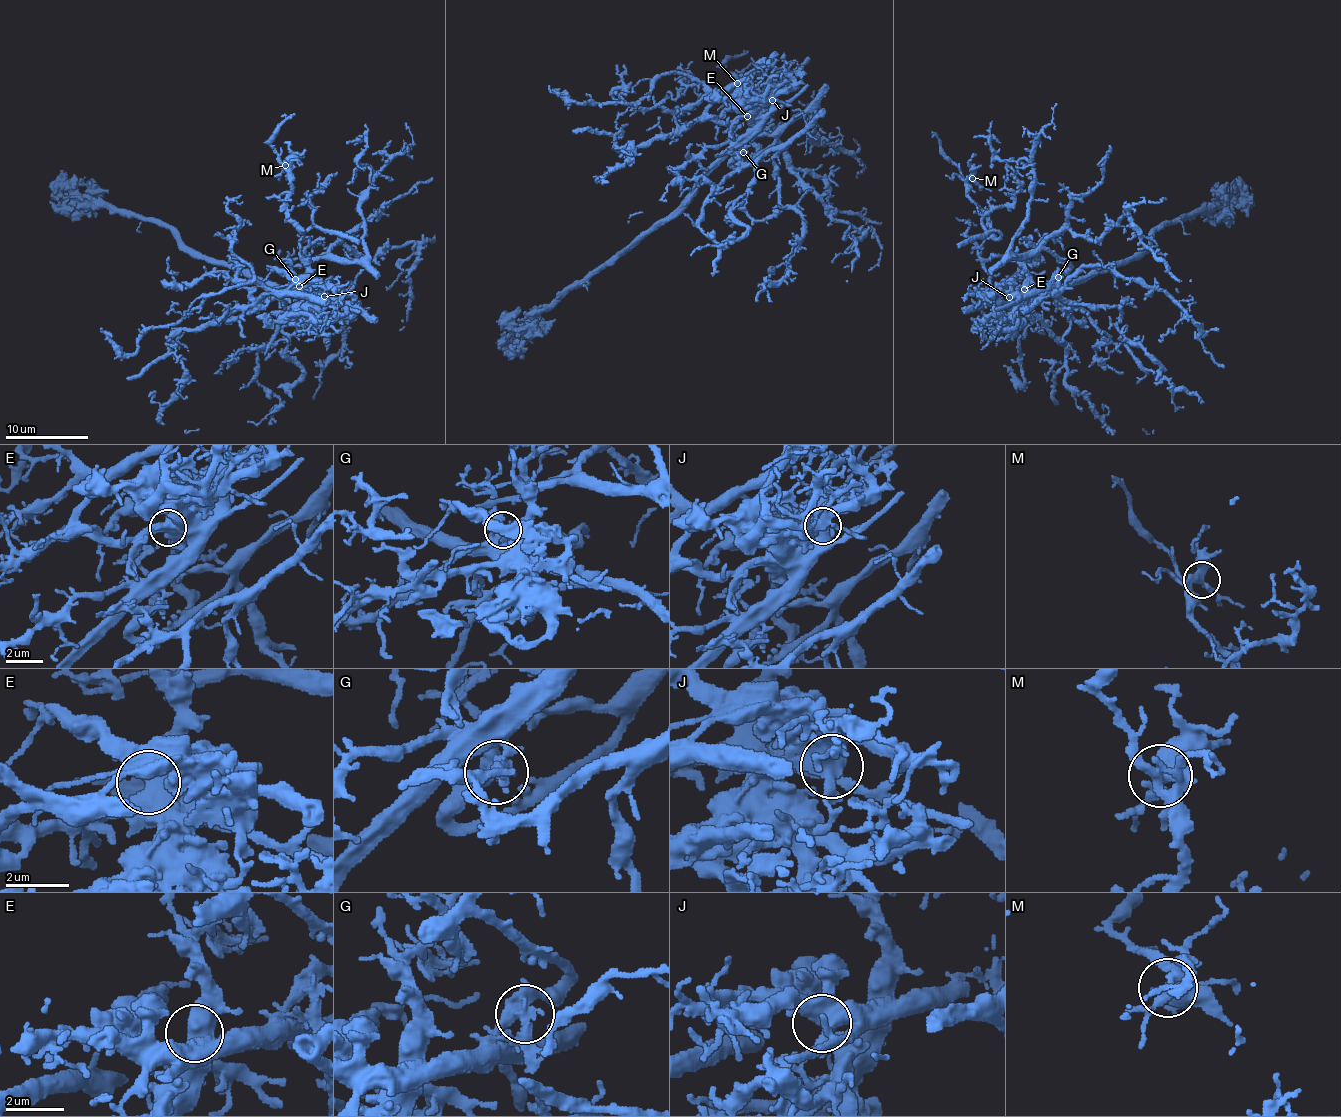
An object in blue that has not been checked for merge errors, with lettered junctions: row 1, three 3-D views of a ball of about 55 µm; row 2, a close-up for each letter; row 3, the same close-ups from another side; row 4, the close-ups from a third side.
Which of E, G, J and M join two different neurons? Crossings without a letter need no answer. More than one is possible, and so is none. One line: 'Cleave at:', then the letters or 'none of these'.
Cleave at: G

